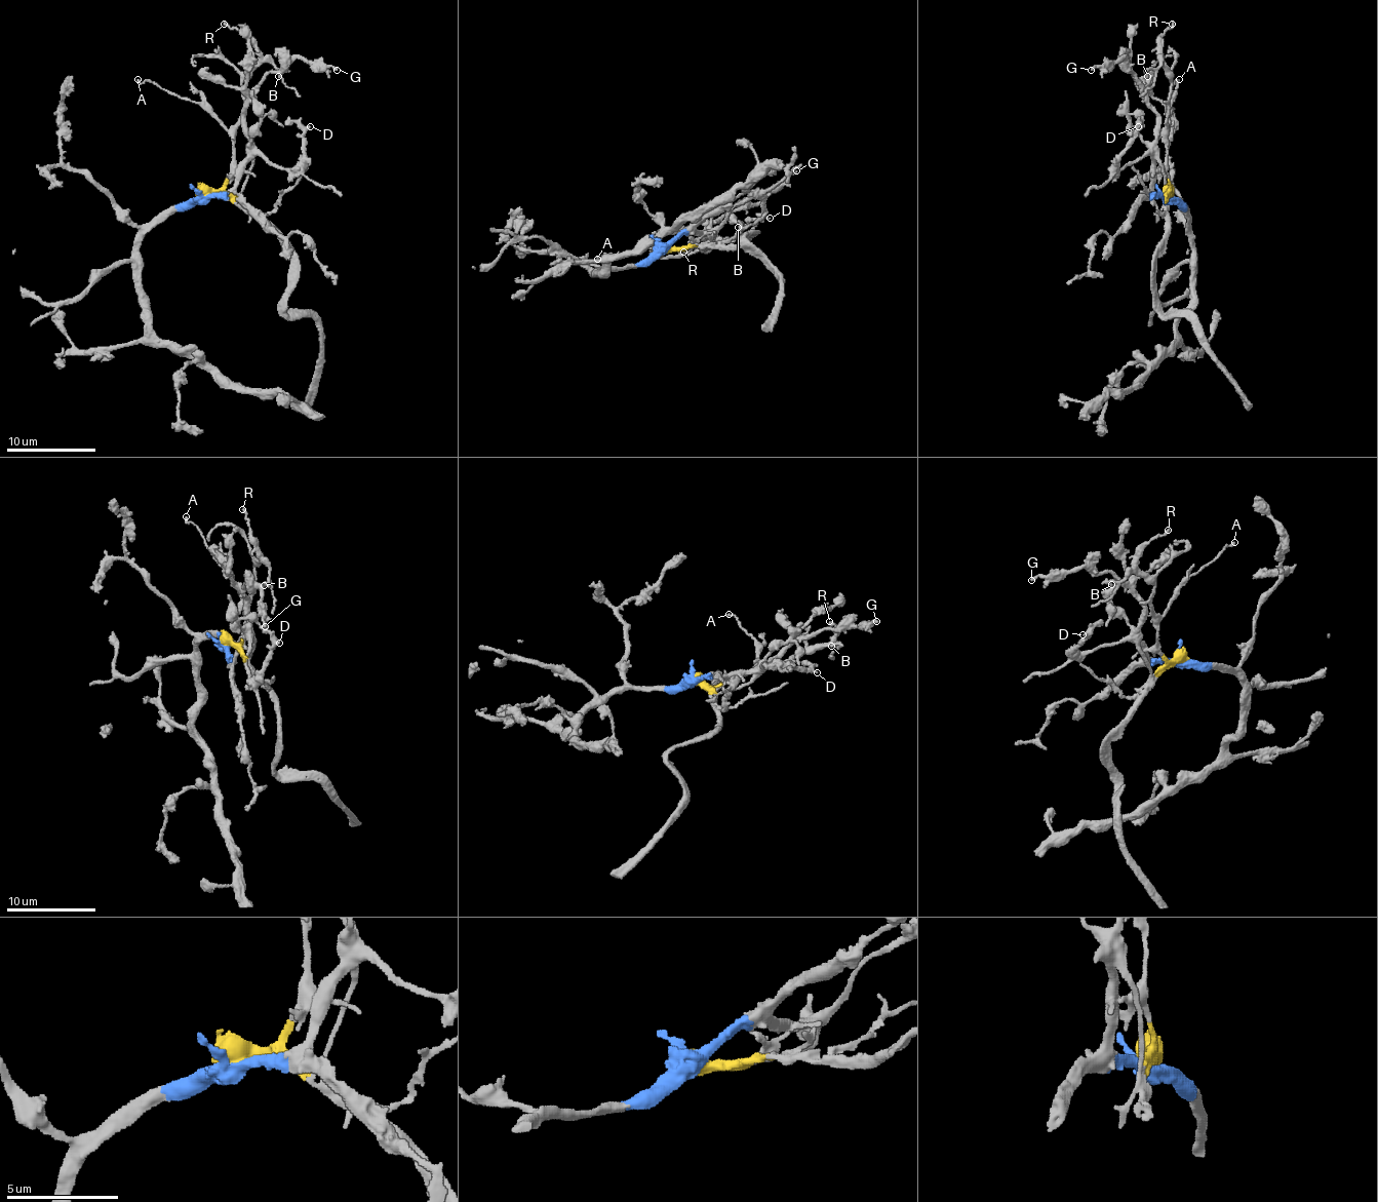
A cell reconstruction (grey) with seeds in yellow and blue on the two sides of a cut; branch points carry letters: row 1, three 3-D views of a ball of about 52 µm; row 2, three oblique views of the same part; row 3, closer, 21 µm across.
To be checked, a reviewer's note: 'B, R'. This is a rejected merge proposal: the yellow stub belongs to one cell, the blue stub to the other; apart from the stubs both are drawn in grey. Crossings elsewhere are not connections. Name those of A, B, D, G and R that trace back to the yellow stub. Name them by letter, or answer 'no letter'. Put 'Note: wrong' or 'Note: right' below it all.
A, B, R
Note: wrong

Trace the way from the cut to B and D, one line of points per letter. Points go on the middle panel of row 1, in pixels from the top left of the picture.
B: (663, 247), (680, 249), (692, 245), (710, 249), (723, 241), (730, 241), (743, 228), (739, 228)
D: (660, 247), (694, 232), (707, 232), (710, 221), (720, 209), (743, 223), (771, 219)

